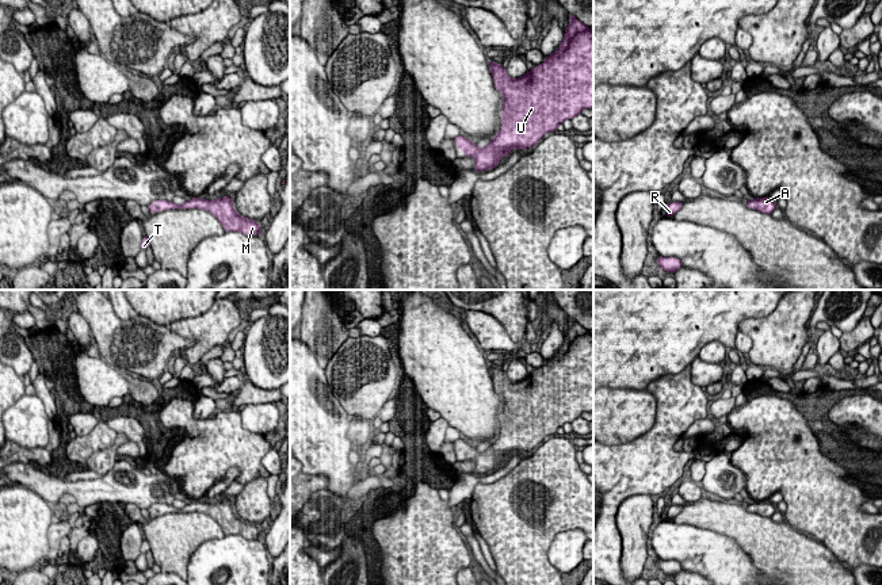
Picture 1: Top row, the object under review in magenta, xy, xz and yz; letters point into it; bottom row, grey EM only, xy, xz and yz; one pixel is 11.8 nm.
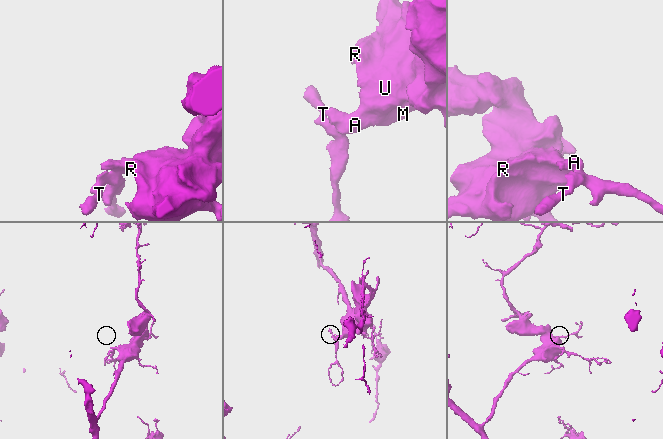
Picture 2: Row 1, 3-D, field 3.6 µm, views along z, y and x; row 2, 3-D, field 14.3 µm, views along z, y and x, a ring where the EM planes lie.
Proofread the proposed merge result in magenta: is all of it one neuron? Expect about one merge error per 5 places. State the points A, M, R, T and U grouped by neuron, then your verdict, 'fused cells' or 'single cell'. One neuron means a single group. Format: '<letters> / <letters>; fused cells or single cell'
A M R T U; single cell

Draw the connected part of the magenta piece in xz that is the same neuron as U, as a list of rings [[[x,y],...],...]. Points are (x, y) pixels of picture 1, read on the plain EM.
[[[569,317],[569,329],[564,336],[564,344],[558,352],[546,359],[546,364],[535,368],[520,382],[511,382],[507,372],[501,367],[489,364],[489,374],[493,379],[496,393],[503,398],[504,412],[501,413],[501,431],[492,444],[482,452],[477,451],[477,446],[470,446],[463,437],[454,441],[454,447],[467,460],[476,462],[474,474],[489,474],[496,470],[499,464],[511,458],[509,452],[518,454],[534,450],[546,436],[557,433],[557,429],[566,422],[573,422],[581,417],[583,412],[593,412],[593,334]]]

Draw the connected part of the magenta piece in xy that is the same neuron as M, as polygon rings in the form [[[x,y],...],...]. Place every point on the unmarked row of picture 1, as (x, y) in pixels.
[[[229,498],[215,502],[199,502],[198,500],[186,504],[183,508],[175,508],[168,504],[154,504],[148,508],[150,516],[165,515],[171,512],[201,512],[211,516],[222,528],[225,535],[241,535],[245,539],[259,539],[260,527],[241,520],[232,508]]]

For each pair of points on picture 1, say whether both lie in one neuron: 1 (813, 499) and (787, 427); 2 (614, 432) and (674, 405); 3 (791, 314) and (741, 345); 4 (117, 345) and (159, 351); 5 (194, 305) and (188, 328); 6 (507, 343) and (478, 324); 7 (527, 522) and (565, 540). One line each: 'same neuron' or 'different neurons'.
1: same neuron
2: different neurons
3: different neurons
4: same neuron
5: different neurons
6: same neuron
7: different neurons

